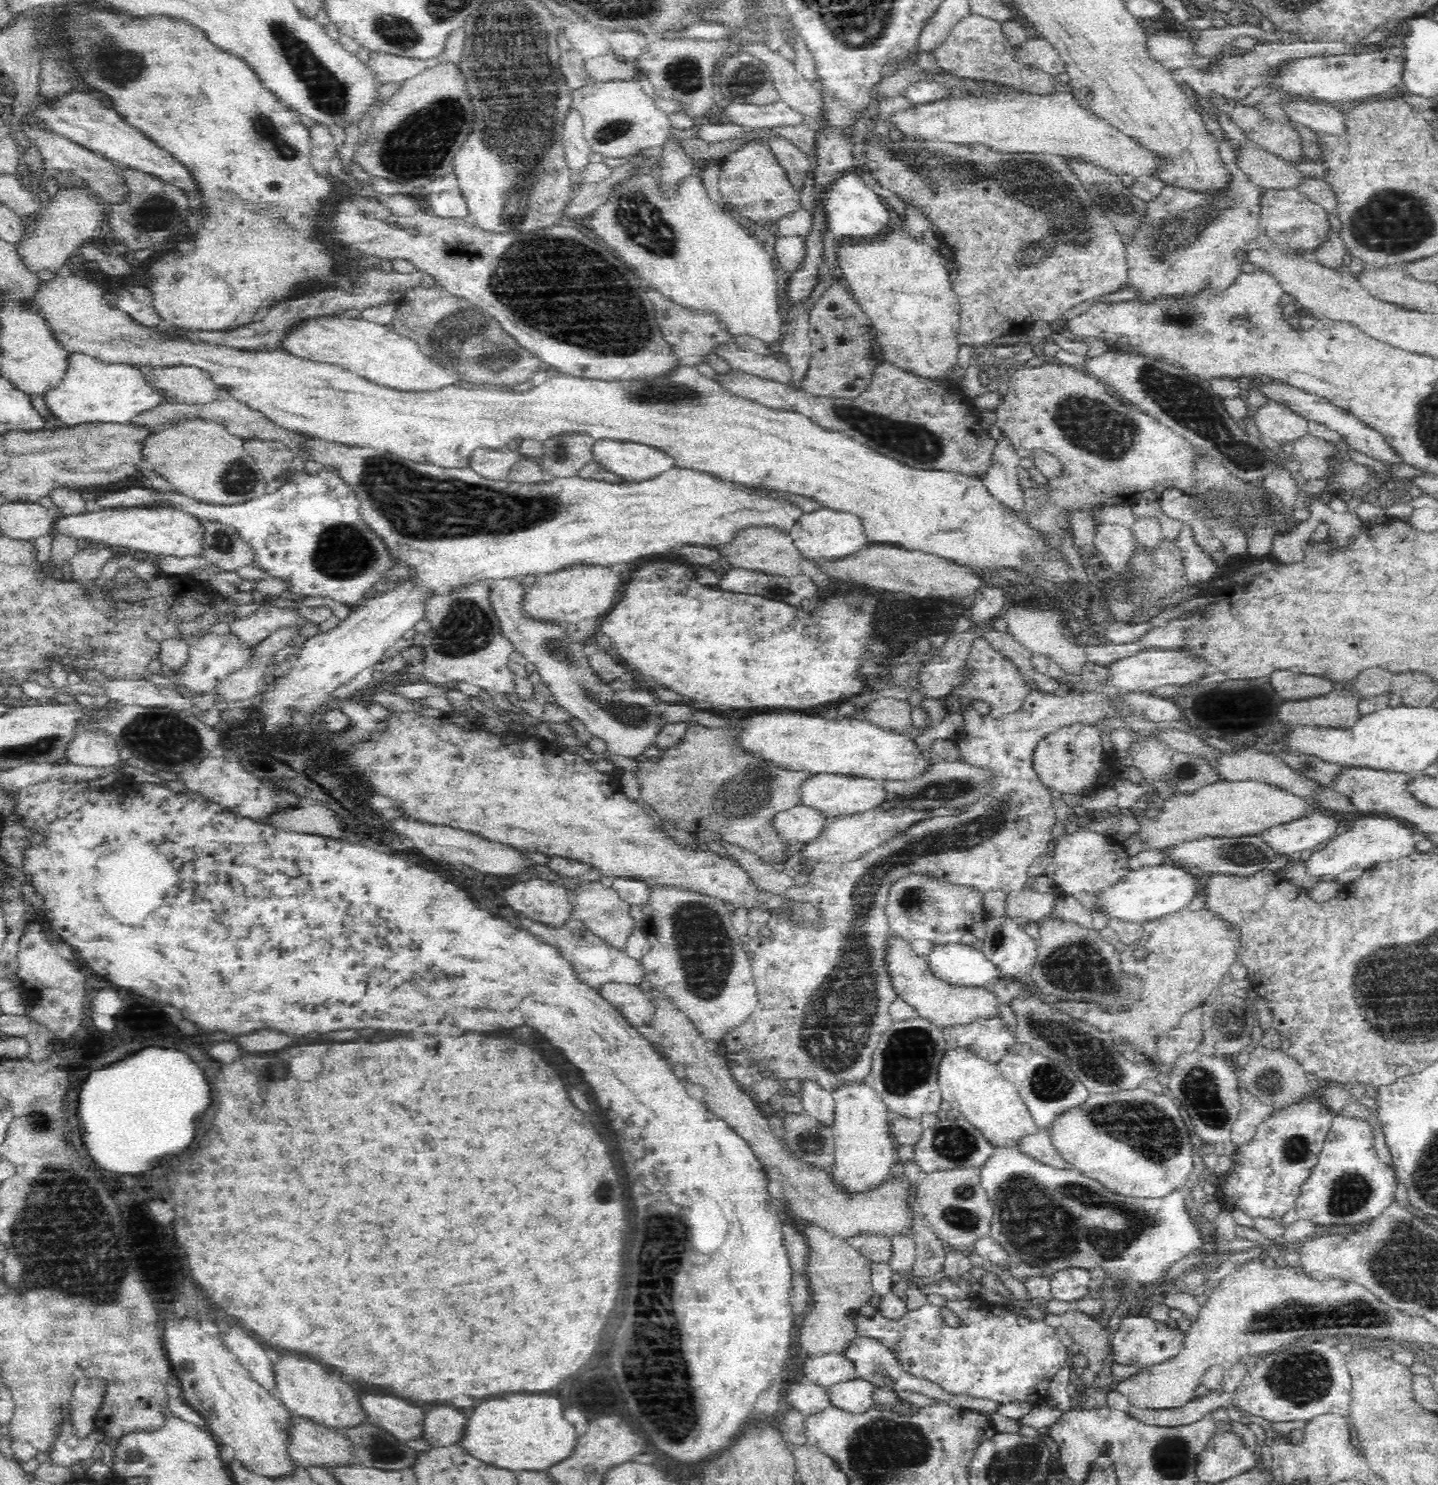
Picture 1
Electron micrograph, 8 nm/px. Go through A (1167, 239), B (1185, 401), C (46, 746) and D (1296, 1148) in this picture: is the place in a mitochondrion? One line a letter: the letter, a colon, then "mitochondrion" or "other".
A: mitochondrion
B: mitochondrion
C: mitochondrion
D: mitochondrion

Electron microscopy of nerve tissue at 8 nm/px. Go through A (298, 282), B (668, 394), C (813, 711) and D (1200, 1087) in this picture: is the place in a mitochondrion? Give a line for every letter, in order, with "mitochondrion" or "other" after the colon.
A: mitochondrion
B: mitochondrion
C: other
D: mitochondrion

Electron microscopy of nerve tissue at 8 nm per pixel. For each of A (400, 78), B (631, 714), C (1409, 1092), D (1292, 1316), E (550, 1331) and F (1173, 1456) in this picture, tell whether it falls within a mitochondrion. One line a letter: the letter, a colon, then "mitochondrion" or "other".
A: other
B: mitochondrion
C: other
D: mitochondrion
E: other
F: mitochondrion

